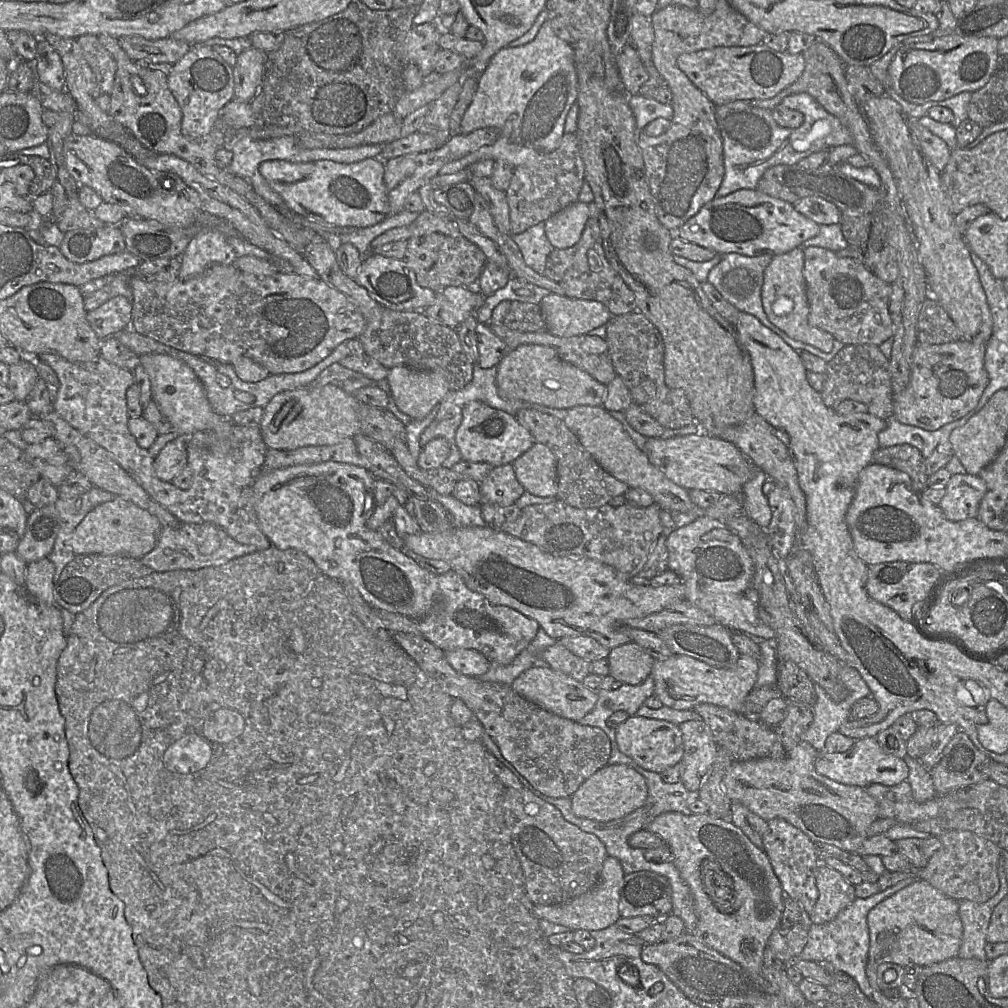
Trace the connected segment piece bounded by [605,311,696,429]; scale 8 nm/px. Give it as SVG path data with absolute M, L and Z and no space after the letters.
M641 312L612 316L606 324L605 340L613 367L627 386L634 404L665 429L679 429L696 423L684 392L671 389L665 383L664 343L661 334Z

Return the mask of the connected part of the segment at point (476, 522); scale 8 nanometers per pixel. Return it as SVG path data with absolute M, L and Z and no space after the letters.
M428 489L430 496L440 503L451 516L454 527L485 527L480 506L468 506L452 495L442 495Z

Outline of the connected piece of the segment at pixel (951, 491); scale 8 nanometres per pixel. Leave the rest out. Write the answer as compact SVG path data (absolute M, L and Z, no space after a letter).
M954 474L938 506L950 521L977 518L978 507L986 491L986 484L978 475Z

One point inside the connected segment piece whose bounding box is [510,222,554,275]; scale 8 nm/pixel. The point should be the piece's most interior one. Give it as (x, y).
(533, 244)

